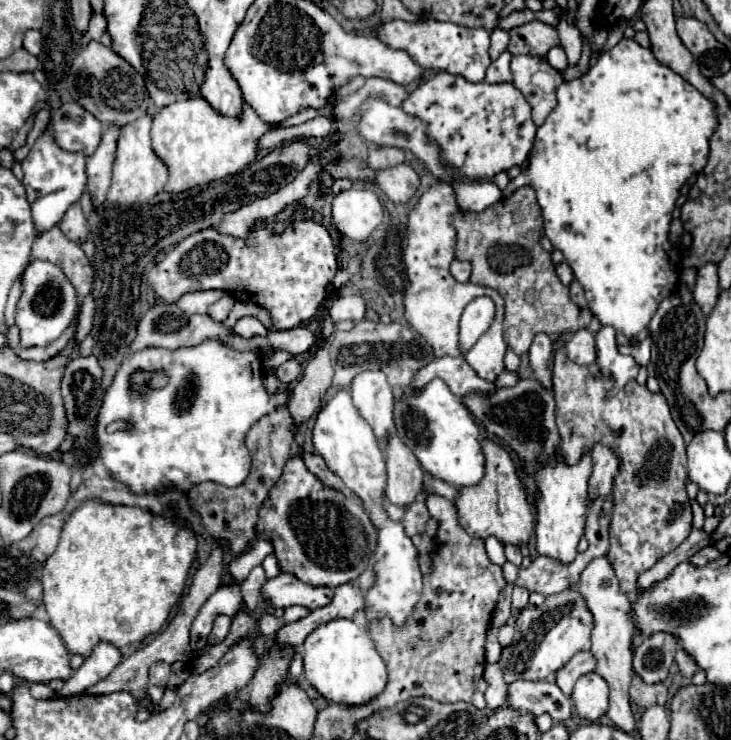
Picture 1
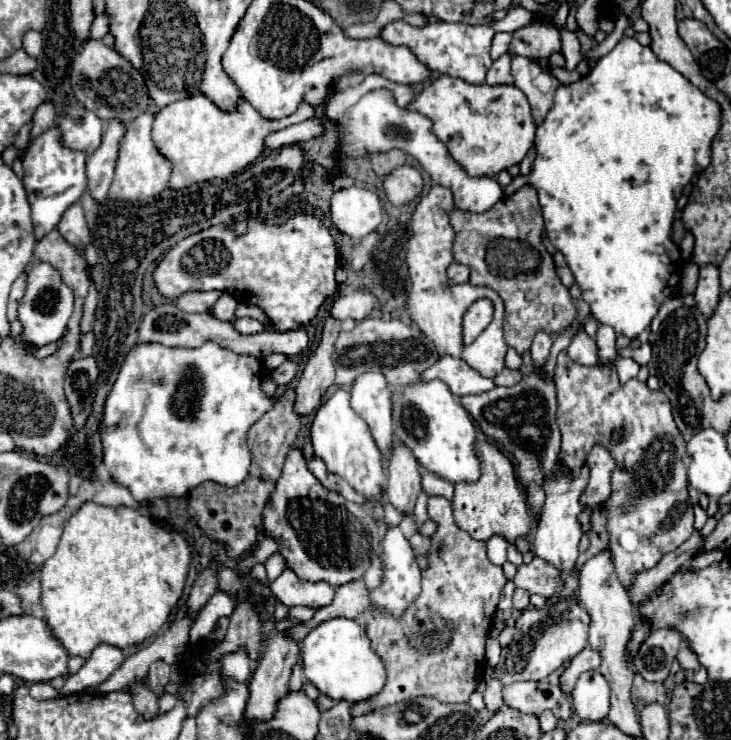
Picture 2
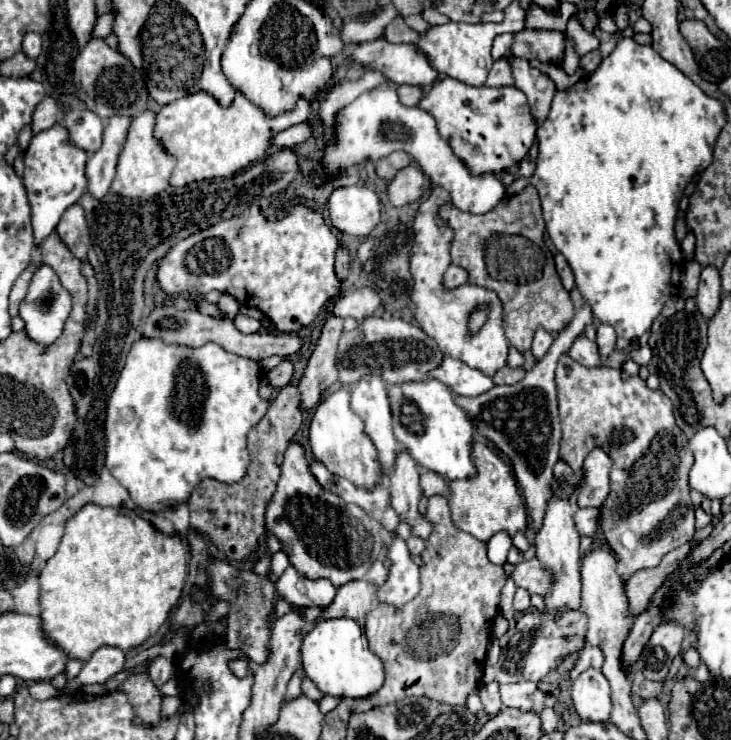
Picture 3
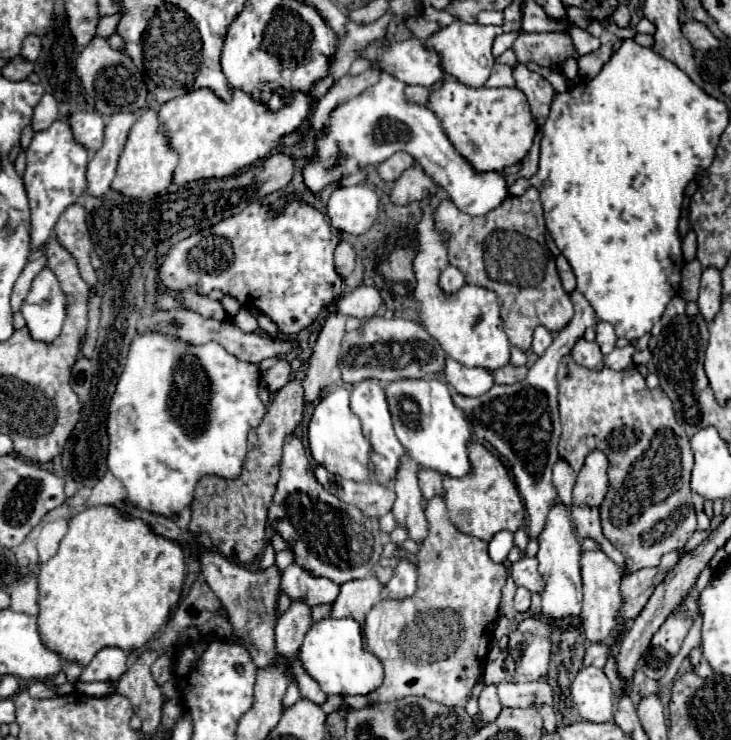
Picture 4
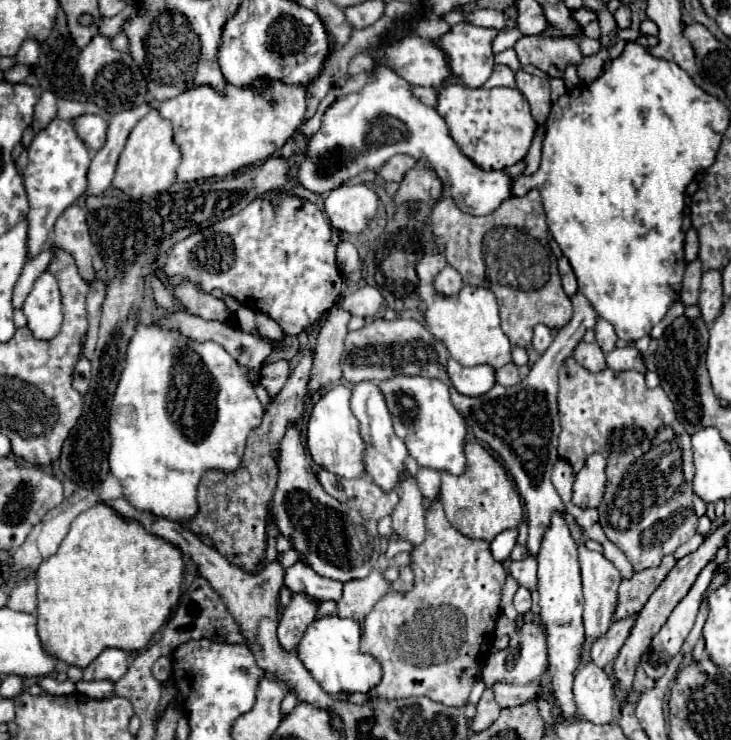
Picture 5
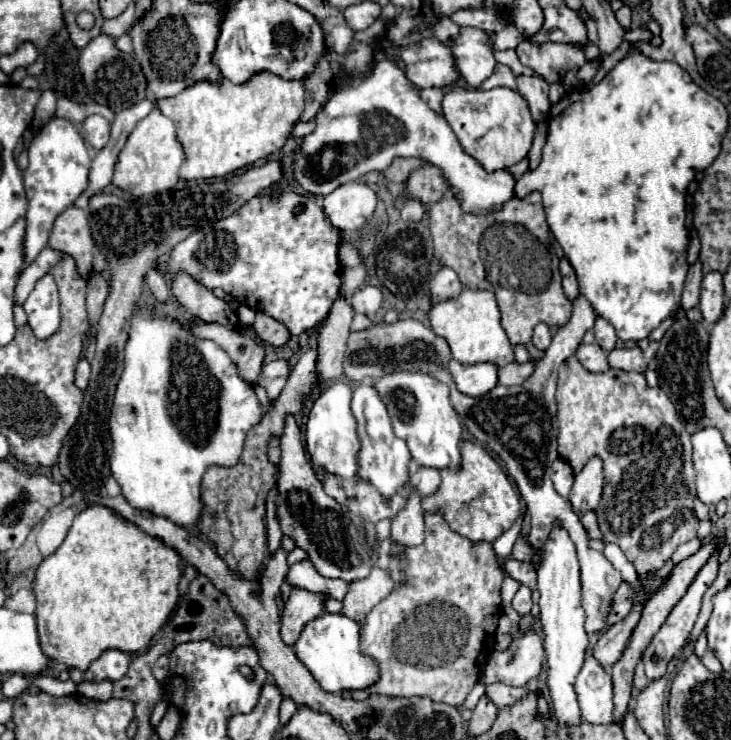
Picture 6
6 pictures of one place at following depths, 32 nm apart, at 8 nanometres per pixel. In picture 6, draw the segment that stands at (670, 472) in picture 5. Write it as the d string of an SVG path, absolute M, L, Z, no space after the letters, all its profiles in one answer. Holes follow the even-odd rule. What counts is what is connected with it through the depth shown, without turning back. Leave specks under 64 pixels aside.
M570 356L558 372L556 386L558 406L558 454L572 466L574 472L592 458L602 458L604 492L596 508L598 526L604 542L614 542L622 548L640 576L658 572L672 558L680 544L696 538L698 518L694 514L696 472L692 468L690 434L668 400L662 388L650 388L640 372L624 372L610 368L608 372L588 372L576 356Z

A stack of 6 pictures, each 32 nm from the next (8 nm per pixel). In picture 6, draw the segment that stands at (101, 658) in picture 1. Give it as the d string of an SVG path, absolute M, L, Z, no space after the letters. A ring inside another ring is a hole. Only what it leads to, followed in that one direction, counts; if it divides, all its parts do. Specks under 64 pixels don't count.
M106 650L98 660L94 660L90 664L90 668L84 672L84 680L86 682L102 682L102 680L110 680L116 682L120 680L130 664L132 656L120 650Z

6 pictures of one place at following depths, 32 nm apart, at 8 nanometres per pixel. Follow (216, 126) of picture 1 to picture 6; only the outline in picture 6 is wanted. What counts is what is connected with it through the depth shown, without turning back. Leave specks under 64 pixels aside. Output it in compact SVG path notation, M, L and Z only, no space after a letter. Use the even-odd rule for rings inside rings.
M256 72L244 84L232 84L226 78L218 82L196 82L184 92L172 98L158 102L158 108L164 116L172 118L178 130L178 140L184 146L186 162L180 168L182 180L200 180L200 178L222 178L230 172L236 172L268 154L280 150L290 136L292 126L304 112L304 88L300 80L284 80L272 72Z

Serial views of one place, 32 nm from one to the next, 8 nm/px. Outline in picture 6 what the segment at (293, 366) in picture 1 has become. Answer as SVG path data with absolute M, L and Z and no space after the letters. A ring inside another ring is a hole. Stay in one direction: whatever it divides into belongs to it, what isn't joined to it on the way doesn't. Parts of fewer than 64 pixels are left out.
M272 360L262 366L258 384L268 392L270 402L274 402L280 396L284 384L288 380L288 374L290 374L290 366L286 360Z

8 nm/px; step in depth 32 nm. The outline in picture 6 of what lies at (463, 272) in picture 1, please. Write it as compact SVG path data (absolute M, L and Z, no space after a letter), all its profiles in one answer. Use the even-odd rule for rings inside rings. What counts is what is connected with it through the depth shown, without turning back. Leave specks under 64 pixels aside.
M440 268L428 284L430 290L430 302L444 302L450 298L456 298L462 292L462 282L458 278L458 274L452 268Z

